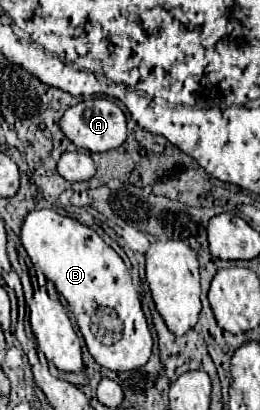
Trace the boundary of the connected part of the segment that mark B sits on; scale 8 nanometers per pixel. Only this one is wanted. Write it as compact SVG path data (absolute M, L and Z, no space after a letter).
M35 210L29 212L23 222L21 244L33 266L39 266L45 278L51 280L57 292L69 302L87 350L99 366L119 372L137 370L147 364L153 338L141 310L139 294L131 284L131 272L95 230L55 210Z

